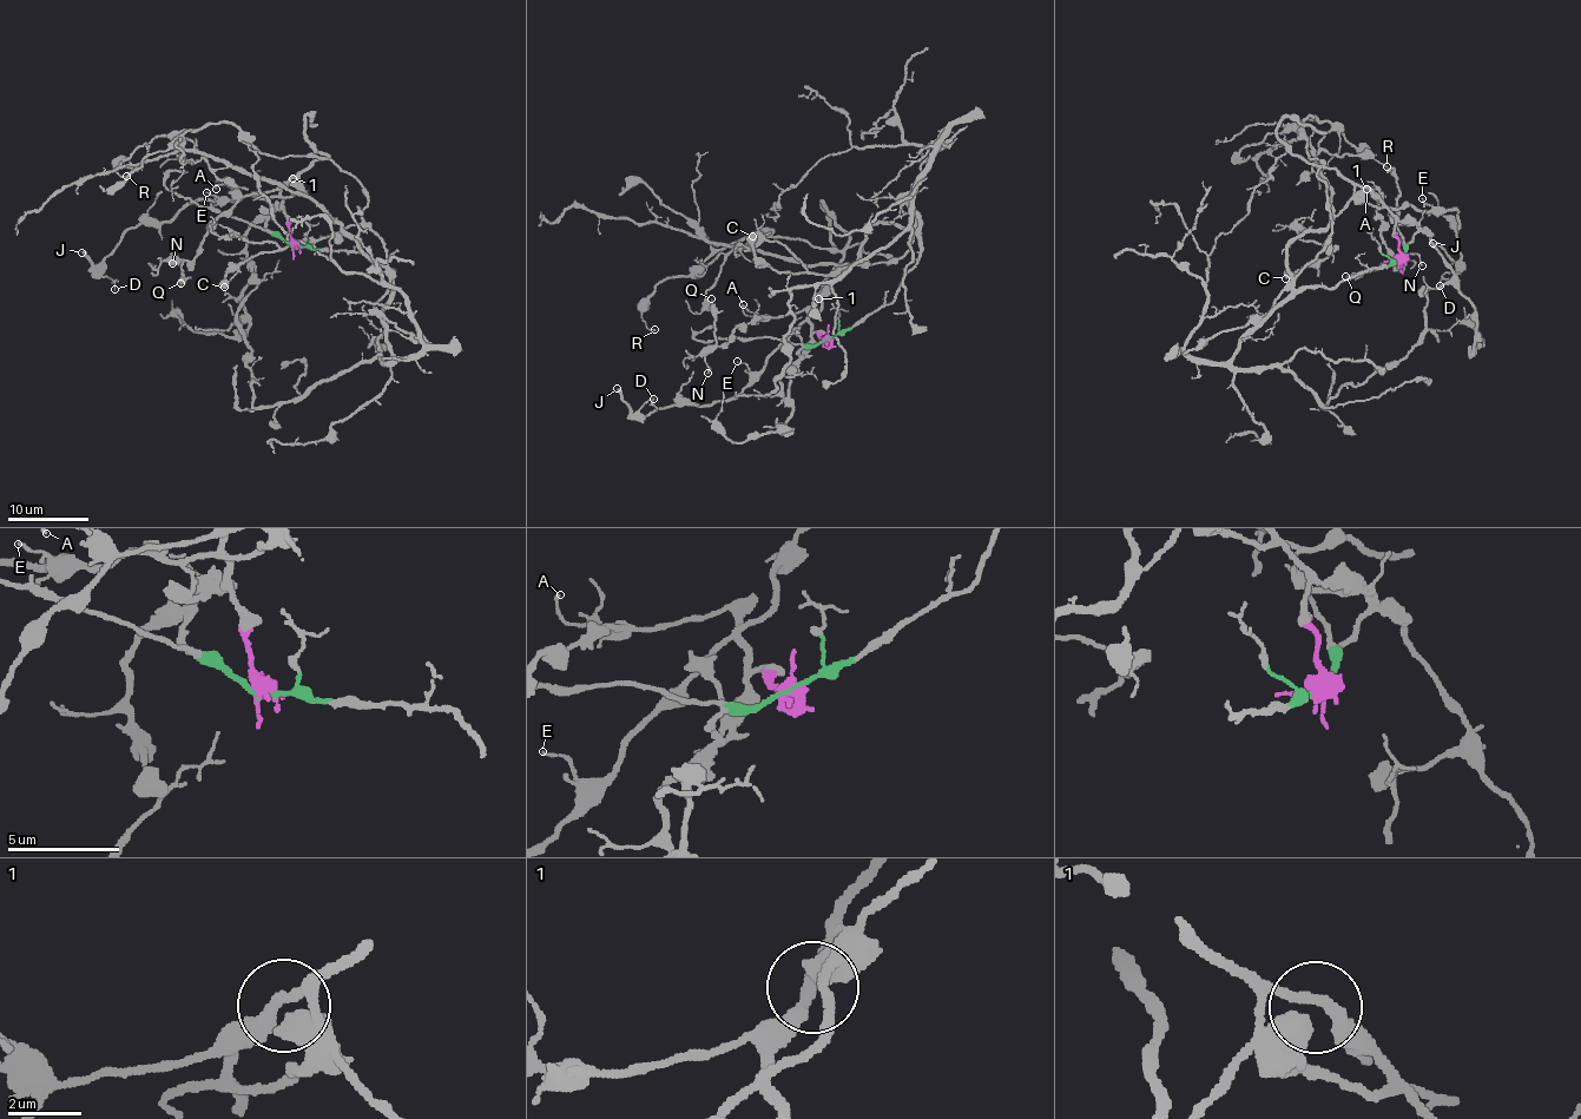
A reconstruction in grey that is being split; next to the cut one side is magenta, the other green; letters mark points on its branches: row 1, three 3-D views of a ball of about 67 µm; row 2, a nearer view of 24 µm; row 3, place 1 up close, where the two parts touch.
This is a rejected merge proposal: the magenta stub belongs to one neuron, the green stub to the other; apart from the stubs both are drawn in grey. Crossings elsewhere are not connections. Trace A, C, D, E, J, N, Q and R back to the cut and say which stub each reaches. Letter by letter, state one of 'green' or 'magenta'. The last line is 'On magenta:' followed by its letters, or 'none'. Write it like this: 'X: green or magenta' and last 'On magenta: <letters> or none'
A: magenta
C: magenta
D: magenta
E: magenta
J: magenta
N: magenta
Q: magenta
R: magenta
On magenta: A, C, D, E, J, N, Q, R

